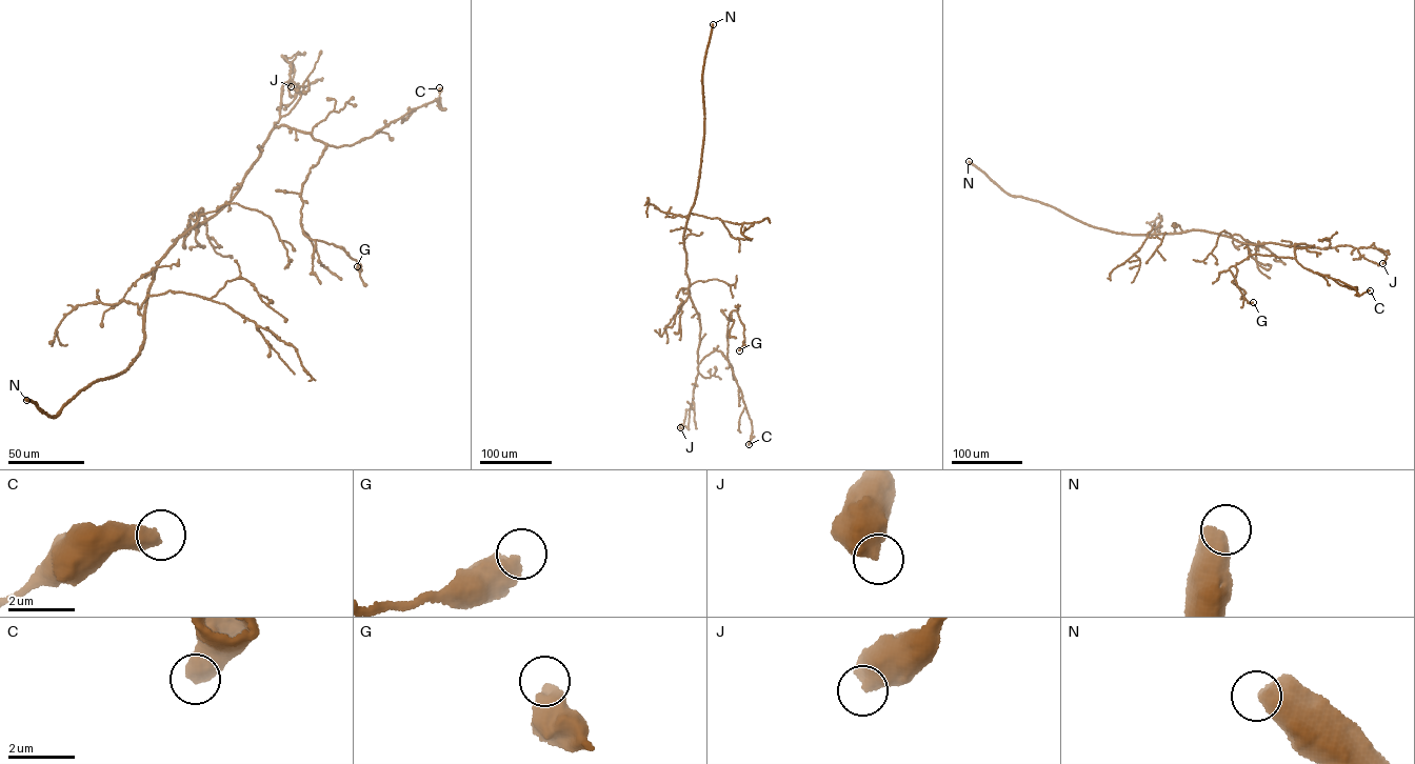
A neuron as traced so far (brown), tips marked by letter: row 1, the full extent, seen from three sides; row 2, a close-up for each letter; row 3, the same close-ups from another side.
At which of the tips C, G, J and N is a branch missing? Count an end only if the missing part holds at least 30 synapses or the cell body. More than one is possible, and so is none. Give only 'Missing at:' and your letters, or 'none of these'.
Missing at: N

